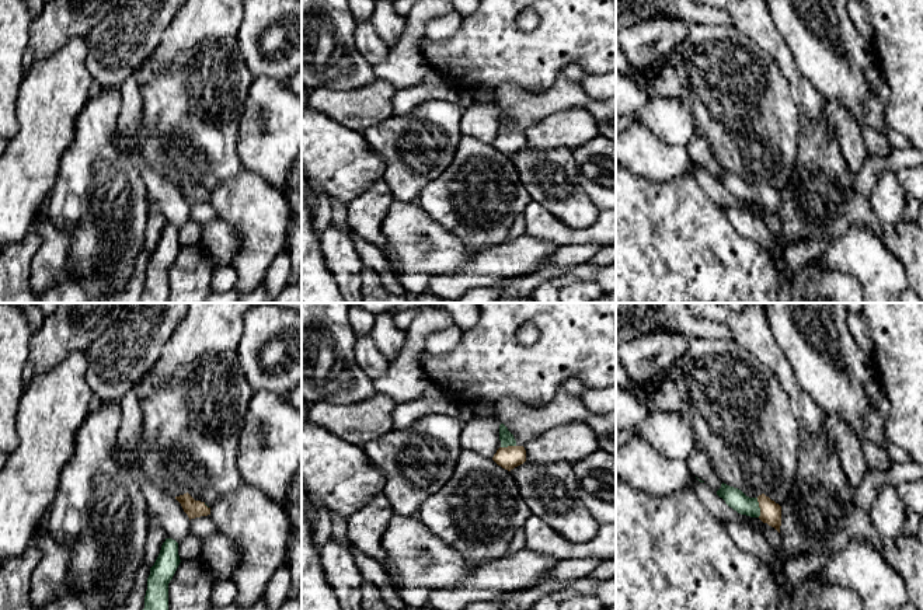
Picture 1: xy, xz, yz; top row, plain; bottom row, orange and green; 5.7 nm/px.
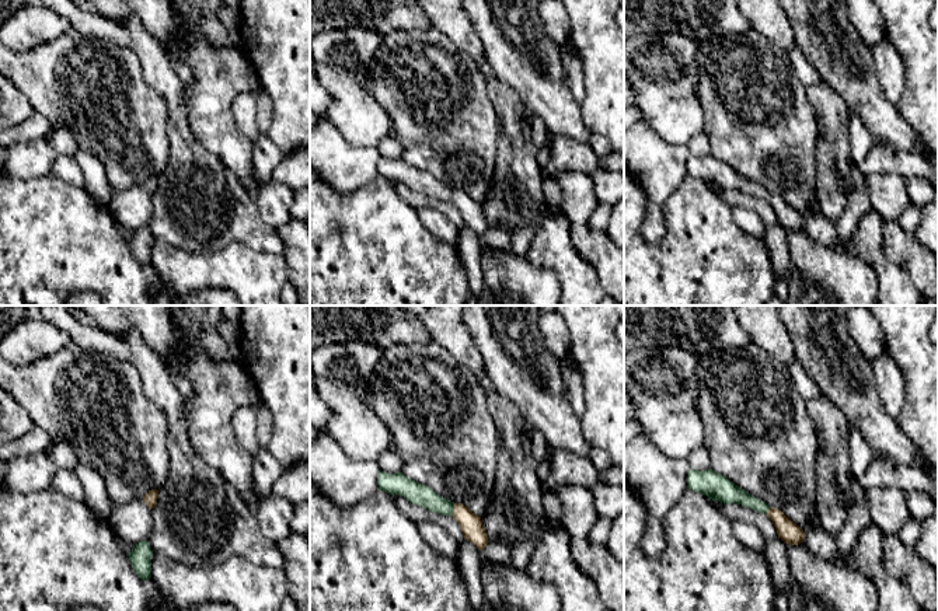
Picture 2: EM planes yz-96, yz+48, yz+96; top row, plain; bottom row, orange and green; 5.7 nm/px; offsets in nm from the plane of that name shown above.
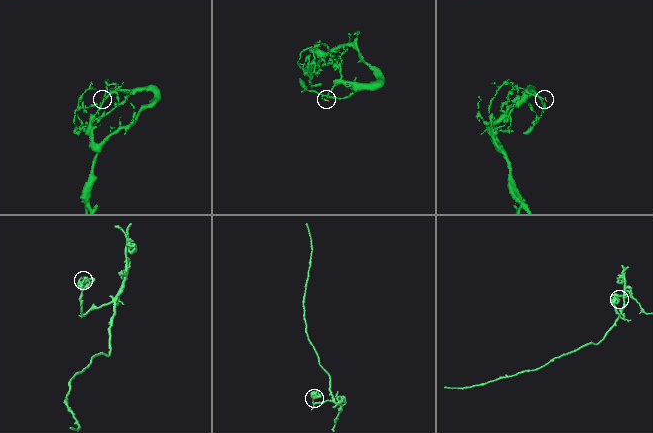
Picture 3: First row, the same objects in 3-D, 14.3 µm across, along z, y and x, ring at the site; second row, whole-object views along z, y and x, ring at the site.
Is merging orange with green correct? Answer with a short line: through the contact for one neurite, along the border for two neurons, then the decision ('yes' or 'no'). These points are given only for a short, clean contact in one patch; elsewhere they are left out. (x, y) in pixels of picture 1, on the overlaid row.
yz (770, 512), (759, 506), (748, 506), (734, 498) | yes

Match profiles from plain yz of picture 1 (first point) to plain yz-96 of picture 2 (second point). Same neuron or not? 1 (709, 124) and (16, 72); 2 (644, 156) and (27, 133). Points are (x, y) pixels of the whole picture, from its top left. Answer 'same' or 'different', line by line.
1: same
2: different

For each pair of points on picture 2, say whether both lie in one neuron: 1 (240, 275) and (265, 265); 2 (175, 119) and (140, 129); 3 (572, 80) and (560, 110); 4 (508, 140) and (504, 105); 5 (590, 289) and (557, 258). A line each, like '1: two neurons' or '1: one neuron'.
1: one neuron
2: two neurons
3: two neurons
4: one neuron
5: one neuron

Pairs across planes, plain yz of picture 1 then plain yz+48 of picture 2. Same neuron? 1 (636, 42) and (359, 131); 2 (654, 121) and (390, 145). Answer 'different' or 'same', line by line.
1: same
2: different

